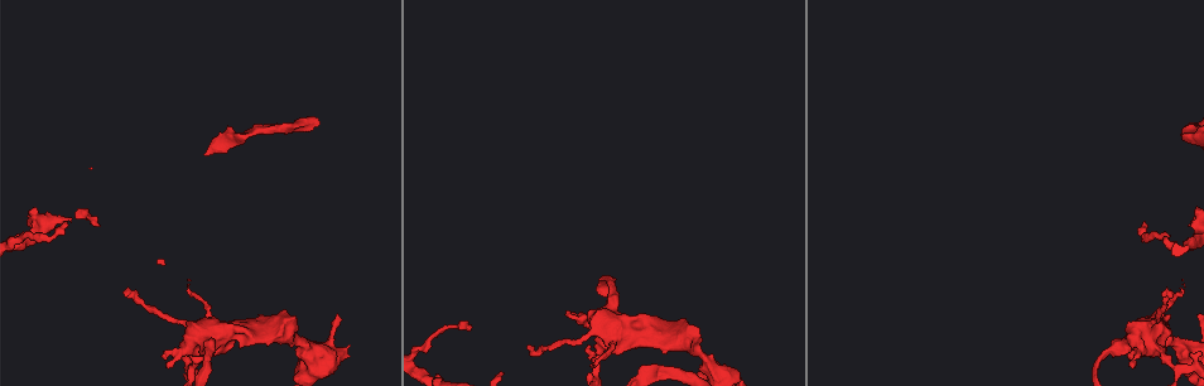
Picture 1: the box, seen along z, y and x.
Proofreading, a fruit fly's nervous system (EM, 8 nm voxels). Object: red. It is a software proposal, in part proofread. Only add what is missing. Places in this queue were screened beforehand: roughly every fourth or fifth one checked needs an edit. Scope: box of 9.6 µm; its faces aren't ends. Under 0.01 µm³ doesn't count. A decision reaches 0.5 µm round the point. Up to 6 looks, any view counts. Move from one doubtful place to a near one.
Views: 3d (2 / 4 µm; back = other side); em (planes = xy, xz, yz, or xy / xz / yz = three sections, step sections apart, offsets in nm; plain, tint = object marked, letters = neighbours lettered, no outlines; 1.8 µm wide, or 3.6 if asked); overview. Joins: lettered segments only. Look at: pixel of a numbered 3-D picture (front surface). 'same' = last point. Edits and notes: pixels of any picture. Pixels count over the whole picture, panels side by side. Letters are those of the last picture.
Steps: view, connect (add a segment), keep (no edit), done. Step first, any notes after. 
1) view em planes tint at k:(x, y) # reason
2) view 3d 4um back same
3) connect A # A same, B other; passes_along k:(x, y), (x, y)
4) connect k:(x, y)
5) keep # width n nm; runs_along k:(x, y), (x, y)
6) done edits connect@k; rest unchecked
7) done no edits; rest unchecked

view em 3.6um planes tint at 1:(165, 366) # branch stops here

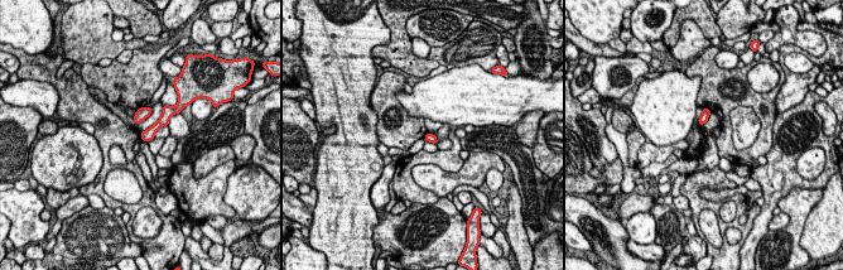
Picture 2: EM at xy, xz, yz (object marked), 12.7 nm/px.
view em 3.6um planes letters same

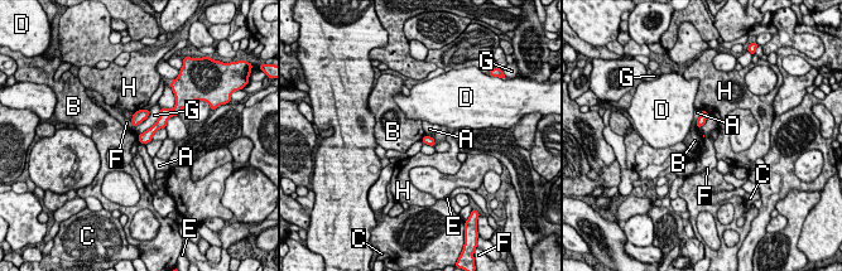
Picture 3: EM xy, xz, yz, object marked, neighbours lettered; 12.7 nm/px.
keep # A other, B other, C other, D other, E other, F other, G other, H other; runs_along 3:(163, 115), (163, 120), (143, 140); no lettered segment goes on from it

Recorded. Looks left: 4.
view 3d 4um at 1:(1164, 292) # thin end

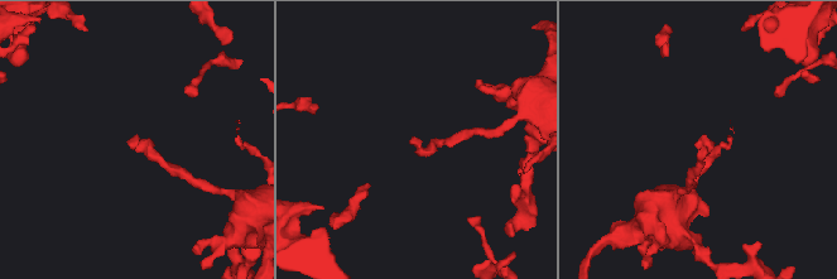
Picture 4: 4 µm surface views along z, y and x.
view em xy step 4 plain at 4:(131, 145)

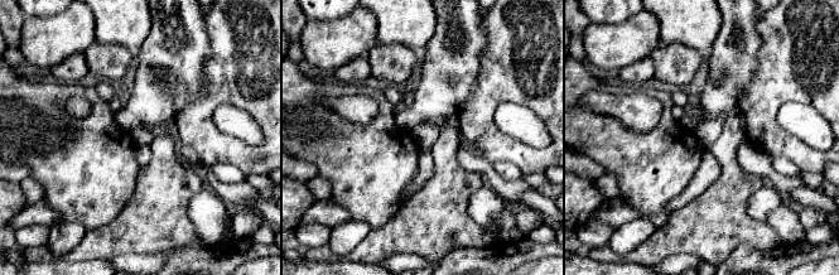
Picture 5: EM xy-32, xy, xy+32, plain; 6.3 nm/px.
view em xy step 4 letters same # see the neighbours

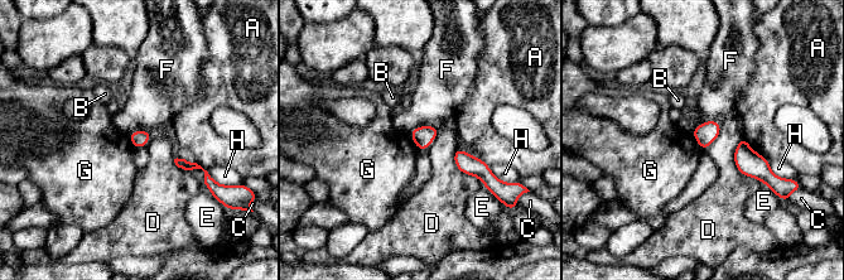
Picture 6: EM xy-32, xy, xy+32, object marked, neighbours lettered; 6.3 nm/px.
keep # width 100 nm; A other, B other, C other, D other, E other, F other, G other, H other; border 6:(691, 133), (703, 150); none of them fits

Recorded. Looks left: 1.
view em yz step 8 letters at 1:(262, 341) # stops while still wide

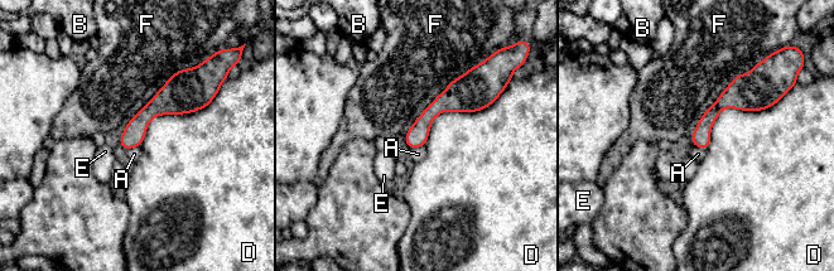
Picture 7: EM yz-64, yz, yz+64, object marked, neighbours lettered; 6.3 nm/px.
keep # A other, B other, D other, E other, F other; border 7:(140, 145), (125, 150); none of them fits

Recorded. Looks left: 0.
done no edits; rest unchecked

